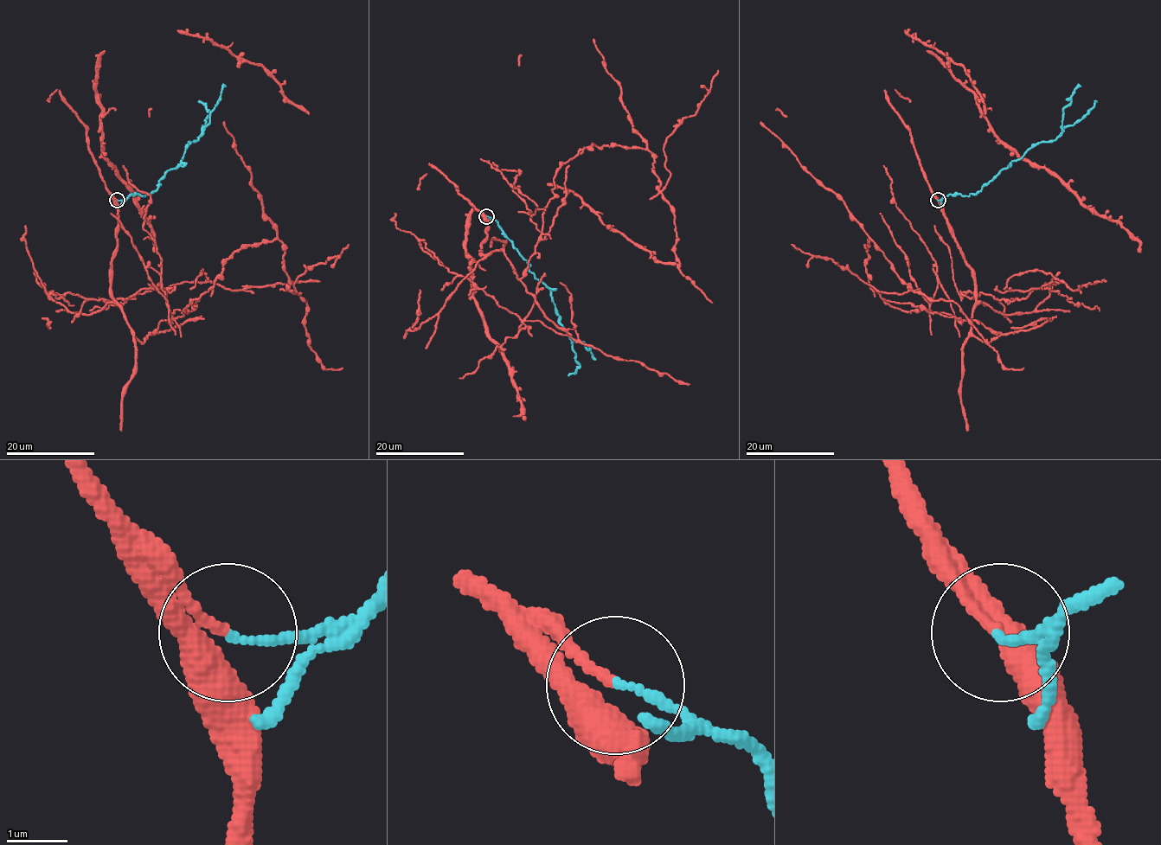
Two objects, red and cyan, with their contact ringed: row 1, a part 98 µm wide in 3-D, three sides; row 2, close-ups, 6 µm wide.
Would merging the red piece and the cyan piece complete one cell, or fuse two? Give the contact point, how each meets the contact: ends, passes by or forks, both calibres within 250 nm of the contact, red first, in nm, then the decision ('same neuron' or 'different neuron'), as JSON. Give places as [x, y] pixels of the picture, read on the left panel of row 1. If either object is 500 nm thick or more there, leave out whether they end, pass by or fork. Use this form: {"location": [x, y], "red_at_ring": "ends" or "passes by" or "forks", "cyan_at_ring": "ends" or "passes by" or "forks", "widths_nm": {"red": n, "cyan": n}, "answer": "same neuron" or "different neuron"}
{"location": [117, 200], "red_at_ring": "ends", "cyan_at_ring": "ends", "widths_nm": {"red": 150, "cyan": 120}, "answer": "different neuron"}

